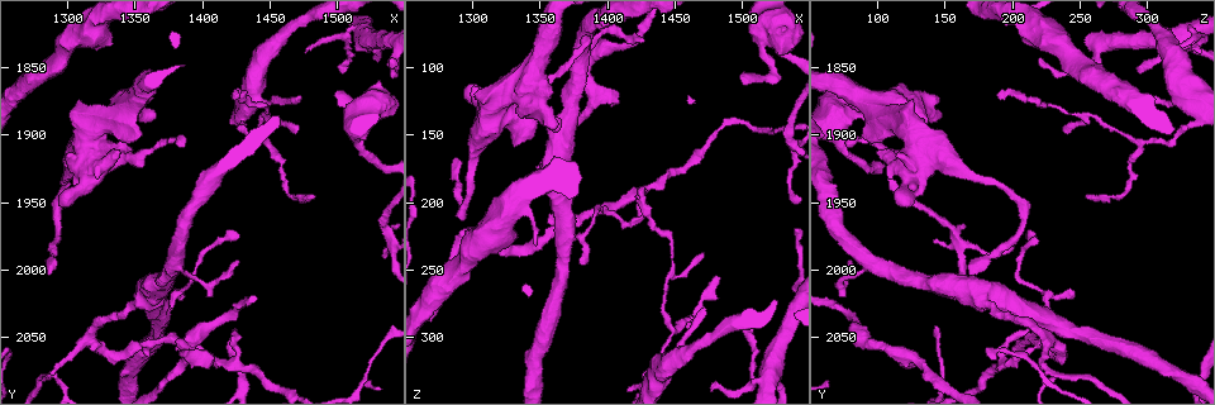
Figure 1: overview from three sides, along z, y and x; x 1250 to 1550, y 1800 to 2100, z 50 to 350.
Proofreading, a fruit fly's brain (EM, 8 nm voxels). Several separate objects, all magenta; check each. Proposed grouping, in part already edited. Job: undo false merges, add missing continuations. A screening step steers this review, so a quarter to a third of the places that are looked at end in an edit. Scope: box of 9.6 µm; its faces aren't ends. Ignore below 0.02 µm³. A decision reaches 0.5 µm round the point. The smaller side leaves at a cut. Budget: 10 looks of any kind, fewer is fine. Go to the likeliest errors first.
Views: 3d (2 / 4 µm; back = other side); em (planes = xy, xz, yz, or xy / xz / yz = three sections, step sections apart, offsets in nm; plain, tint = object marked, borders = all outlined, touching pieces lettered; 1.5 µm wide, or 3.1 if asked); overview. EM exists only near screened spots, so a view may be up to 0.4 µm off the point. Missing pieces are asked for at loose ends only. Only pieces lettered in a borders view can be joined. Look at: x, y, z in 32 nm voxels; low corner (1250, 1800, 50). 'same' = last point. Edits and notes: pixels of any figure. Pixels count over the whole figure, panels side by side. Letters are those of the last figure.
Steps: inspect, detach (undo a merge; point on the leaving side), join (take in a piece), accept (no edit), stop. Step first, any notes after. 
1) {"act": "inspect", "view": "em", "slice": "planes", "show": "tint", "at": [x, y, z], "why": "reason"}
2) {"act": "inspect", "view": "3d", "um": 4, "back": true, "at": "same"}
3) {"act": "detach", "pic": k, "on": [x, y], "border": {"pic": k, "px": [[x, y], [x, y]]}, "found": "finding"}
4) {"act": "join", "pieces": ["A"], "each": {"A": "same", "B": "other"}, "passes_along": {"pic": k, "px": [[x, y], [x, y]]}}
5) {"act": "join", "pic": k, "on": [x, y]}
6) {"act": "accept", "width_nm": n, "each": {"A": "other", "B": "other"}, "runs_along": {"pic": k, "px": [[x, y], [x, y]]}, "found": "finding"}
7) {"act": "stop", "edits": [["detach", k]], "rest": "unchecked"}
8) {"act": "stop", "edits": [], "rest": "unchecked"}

{"act": "inspect", "view": "em", "slice": "planes", "show": "tint", "at": [1286, 2004, 170], "why": "branch stops here"}

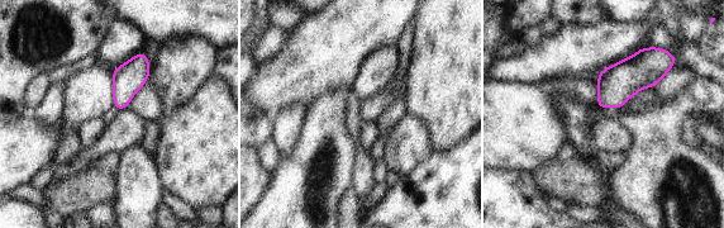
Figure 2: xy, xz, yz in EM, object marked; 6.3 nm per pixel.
{"act": "inspect", "view": "em", "slice": "planes", "show": "borders", "at": "same"}

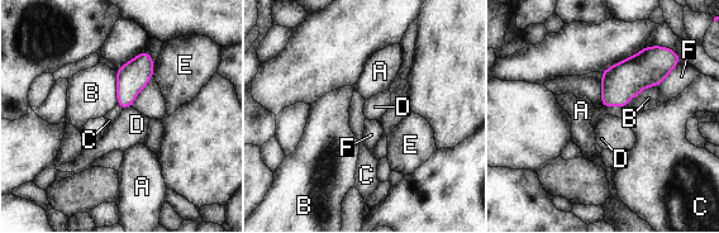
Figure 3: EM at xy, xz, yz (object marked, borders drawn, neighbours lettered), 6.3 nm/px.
{"act": "accept", "width_nm": 150, "each": {"A": "other", "B": "other", "C": "other", "D": "other", "E": "other", "F": "other"}, "border": {"pic": 3, "px": [[627, 105], [600, 108]]}, "found": "none of them fits"}

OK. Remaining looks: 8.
{"act": "inspect", "view": "em", "slice": "xy", "step": 8, "show": "borders", "at": [1472, 1896, 236], "why": "branch stops here"}

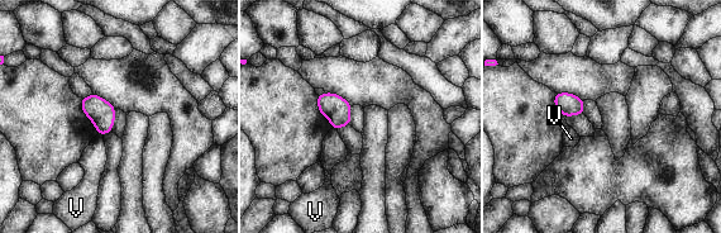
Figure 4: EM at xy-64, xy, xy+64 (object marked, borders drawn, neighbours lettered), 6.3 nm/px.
{"act": "accept", "each": {"V": "other"}, "border": {"pic": 4, "px": [[98, 133], [103, 136]]}, "found": "no lettered piece goes on from it"}

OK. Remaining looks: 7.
{"act": "inspect", "view": "em", "slice": "yz", "step": 8, "show": "tint", "at": [1424, 2046, 214], "why": "an open end"}

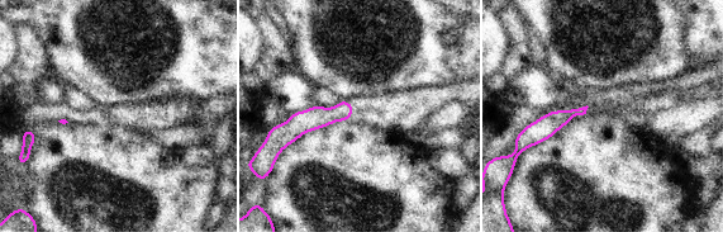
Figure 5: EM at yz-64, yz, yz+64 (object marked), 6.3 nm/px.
{"act": "inspect", "view": "em", "slice": "yz", "step": 8, "show": "borders", "at": "same", "why": "what lies round it"}

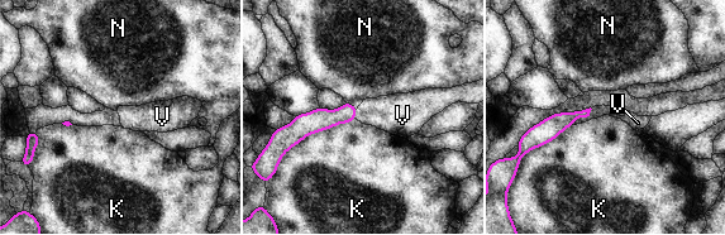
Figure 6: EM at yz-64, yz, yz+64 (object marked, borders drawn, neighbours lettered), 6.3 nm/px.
{"act": "join", "pieces": ["V"], "each": {"K": "other", "N": "other", "V": "same"}, "passes_along": {"pic": 6, "px": [[320, 119], [357, 111], [396, 114]]}, "found": "the cell continues"}

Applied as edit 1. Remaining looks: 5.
{"act": "inspect", "view": "overview"}

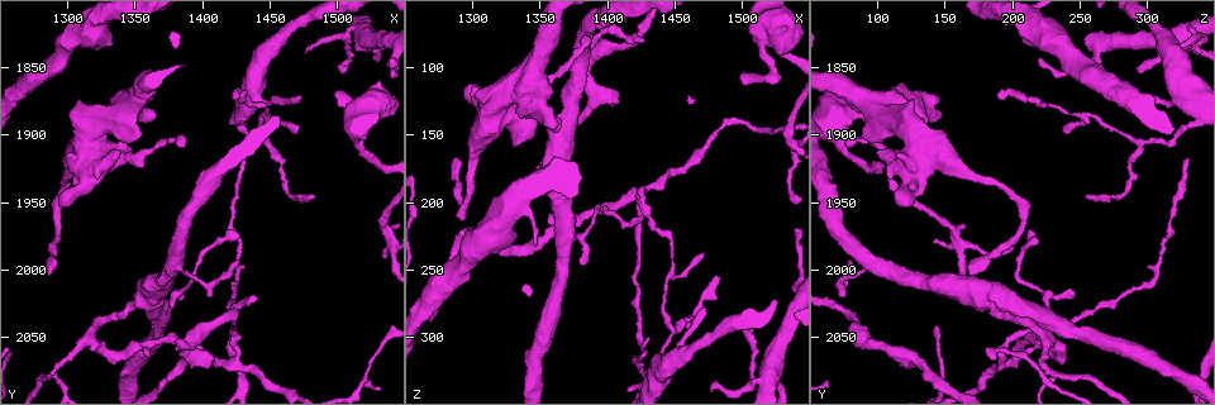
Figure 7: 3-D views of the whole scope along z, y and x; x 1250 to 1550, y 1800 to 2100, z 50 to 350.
{"act": "inspect", "view": "3d", "um": 4, "at": [1448, 1906, 298], "why": "three arms meet"}

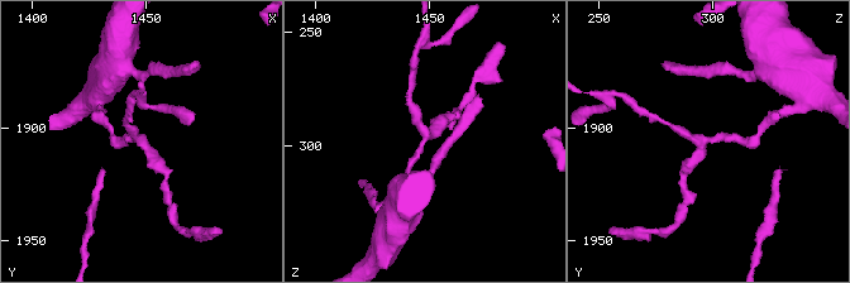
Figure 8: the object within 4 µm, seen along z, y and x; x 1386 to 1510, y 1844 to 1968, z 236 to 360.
{"act": "inspect", "view": "em", "slice": "xz", "step": 4, "show": "borders", "at": [1447, 1905, 296], "arms": 3, "why": "need the tissue"}

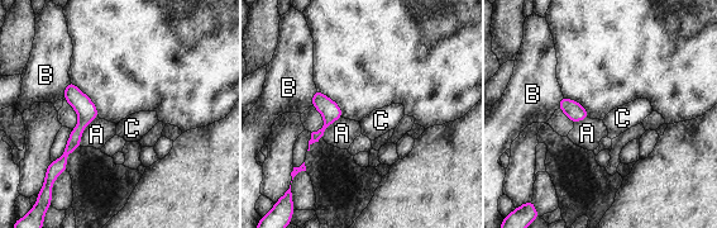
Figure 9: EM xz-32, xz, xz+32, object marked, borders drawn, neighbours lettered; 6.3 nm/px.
{"act": "inspect", "view": "em", "slice": "planes", "show": "borders", "at": "same", "why": "cut it another way"}

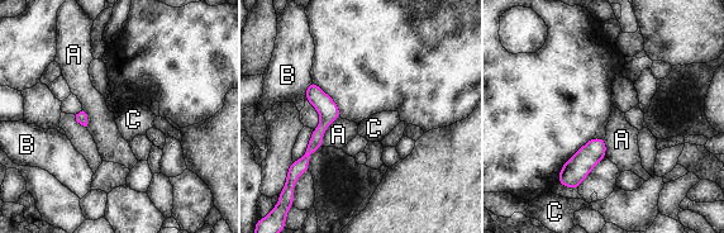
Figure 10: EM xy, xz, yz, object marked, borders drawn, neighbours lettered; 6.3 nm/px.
{"act": "accept", "width_nm": 70, "each": {"A": "other", "B": "other", "C": "other"}, "border": {"pic": 10, "px": [[339, 115], [325, 131], [322, 146]]}, "found": "all the same cell"}

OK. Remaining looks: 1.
{"act": "stop", "edits": [["join", 6]], "rest": "unchecked"}

